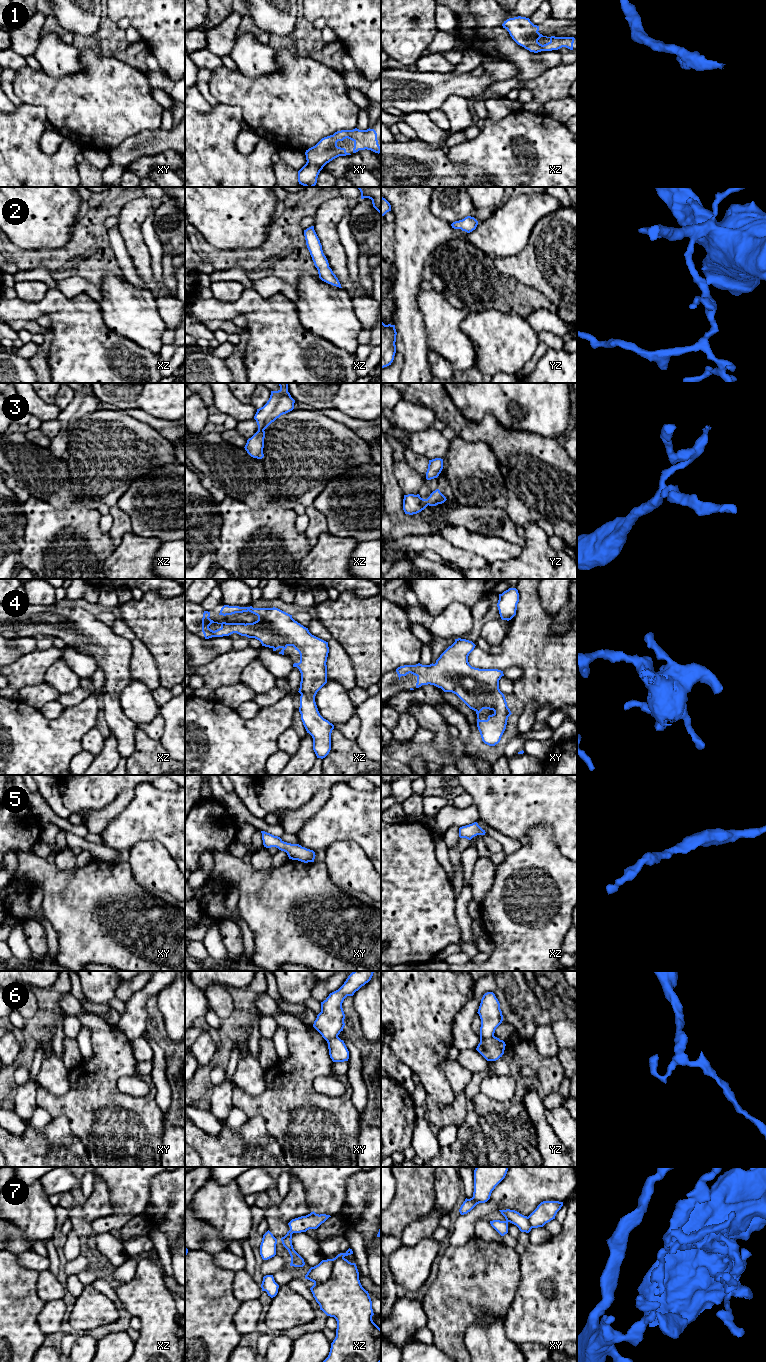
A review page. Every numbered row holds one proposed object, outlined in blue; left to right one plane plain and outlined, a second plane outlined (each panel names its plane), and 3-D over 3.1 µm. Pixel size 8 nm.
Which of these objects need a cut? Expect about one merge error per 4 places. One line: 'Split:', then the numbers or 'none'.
Split: 6

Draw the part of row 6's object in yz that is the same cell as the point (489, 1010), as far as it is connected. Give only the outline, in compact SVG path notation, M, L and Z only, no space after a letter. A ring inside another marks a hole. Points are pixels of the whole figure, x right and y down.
M493 992L483 995L477 1012L481 1019L480 1039L494 1037L496 1028L502 1023L500 1003Z

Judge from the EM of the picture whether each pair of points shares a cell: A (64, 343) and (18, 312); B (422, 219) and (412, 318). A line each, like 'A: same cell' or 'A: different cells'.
A: same cell
B: same cell

